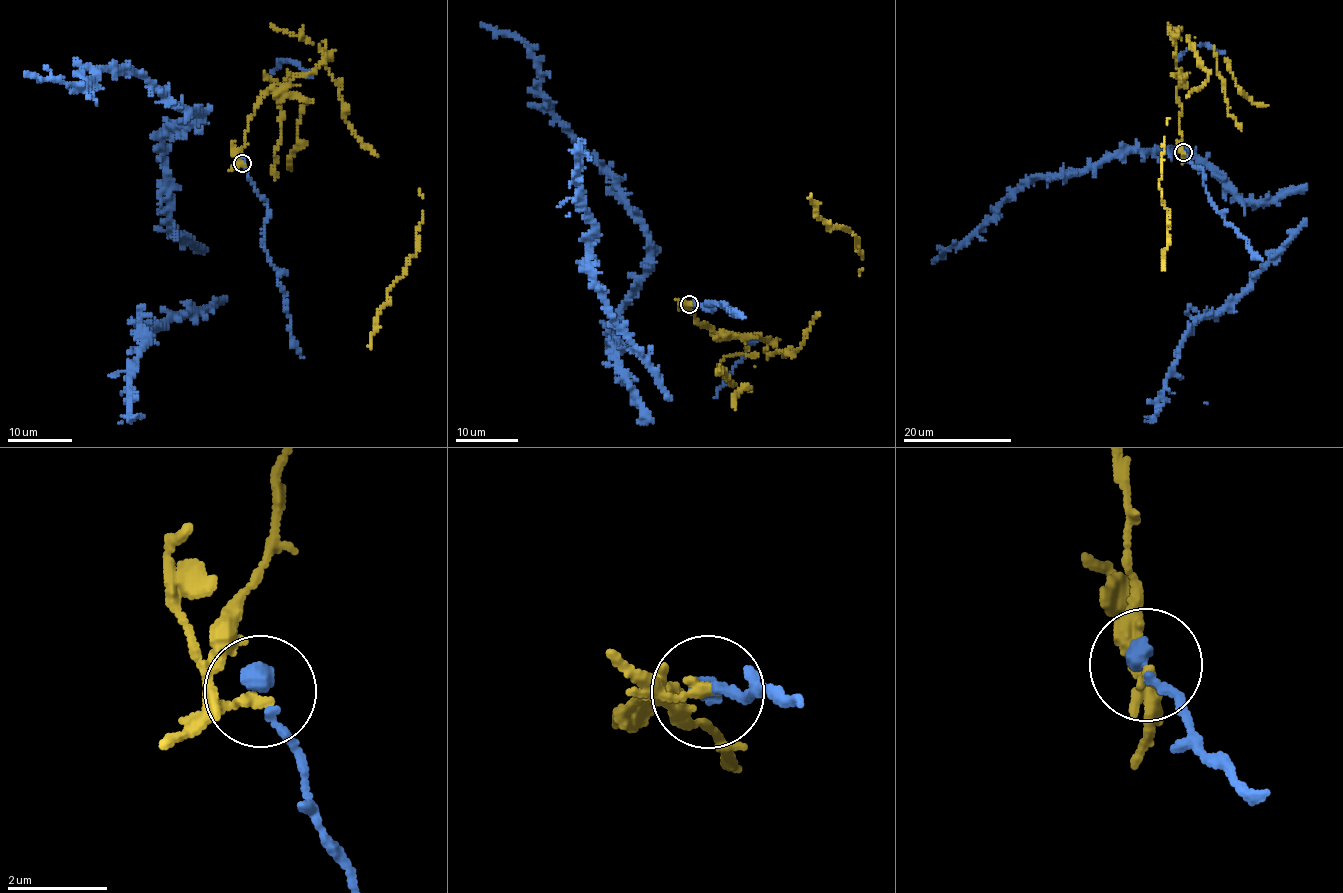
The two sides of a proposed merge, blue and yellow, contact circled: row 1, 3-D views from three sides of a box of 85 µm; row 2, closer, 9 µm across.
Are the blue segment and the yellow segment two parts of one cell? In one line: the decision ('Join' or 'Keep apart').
Keep apart

